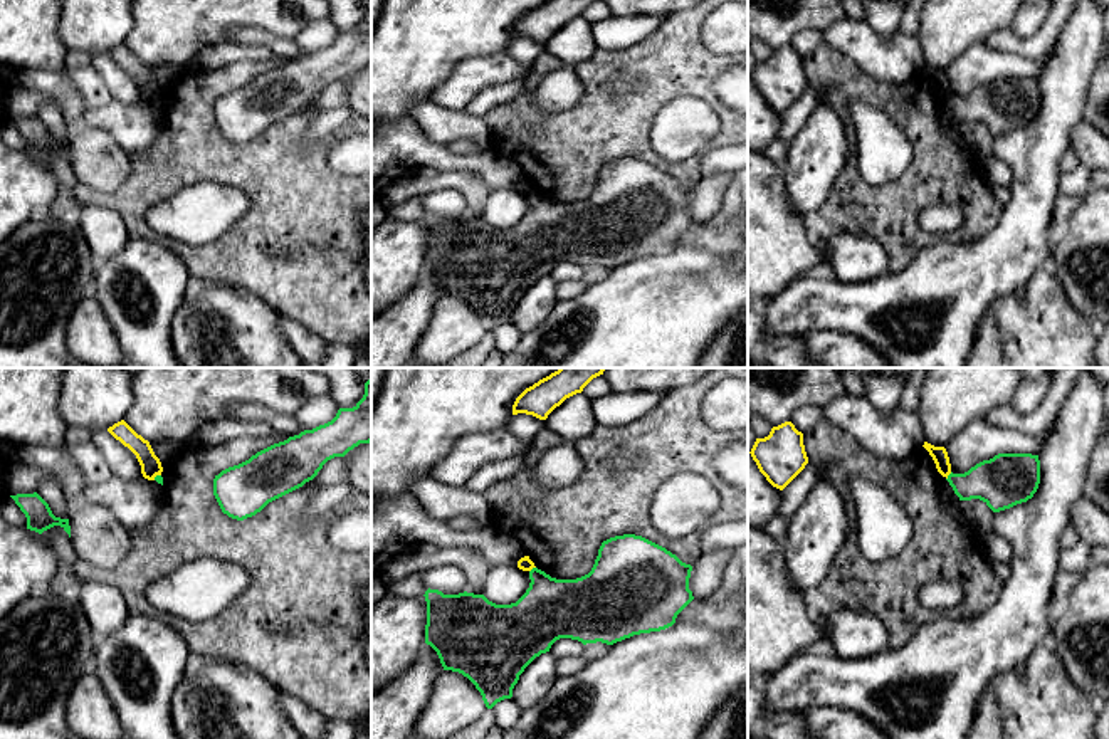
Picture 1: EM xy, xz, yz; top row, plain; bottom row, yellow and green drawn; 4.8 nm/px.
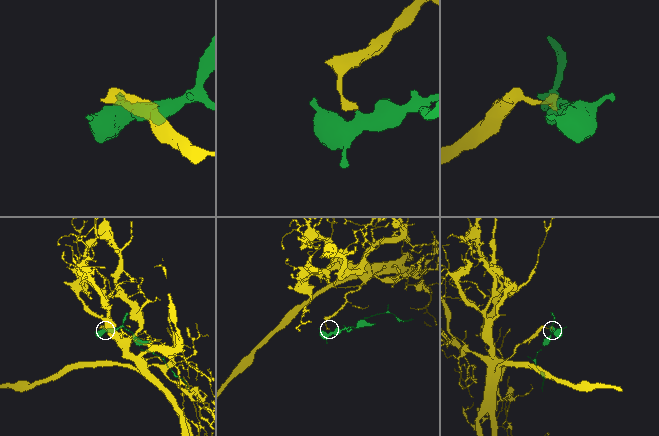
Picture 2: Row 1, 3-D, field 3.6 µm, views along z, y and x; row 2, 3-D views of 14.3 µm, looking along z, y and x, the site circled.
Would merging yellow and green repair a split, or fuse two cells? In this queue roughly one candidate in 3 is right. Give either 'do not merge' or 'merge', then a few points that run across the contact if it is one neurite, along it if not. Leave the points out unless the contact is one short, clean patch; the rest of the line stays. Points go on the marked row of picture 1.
do not merge | yz (951, 472), (946, 479)

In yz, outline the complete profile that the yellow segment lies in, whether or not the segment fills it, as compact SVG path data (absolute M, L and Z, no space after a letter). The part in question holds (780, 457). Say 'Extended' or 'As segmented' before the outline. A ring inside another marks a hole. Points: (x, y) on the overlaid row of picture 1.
As segmented. M791 422L773 427L765 438L756 438L749 453L766 480L780 490L808 464L803 433Z

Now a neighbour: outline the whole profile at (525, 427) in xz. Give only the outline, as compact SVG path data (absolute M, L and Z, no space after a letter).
M518 413L511 417L506 428L523 443L529 445L534 440L536 433L546 428L546 423L544 420L539 420L533 415Z

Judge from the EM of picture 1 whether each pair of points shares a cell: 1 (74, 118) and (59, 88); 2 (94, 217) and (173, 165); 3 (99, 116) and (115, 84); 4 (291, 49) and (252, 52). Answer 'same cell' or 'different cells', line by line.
1: same cell
2: different cells
3: different cells
4: different cells

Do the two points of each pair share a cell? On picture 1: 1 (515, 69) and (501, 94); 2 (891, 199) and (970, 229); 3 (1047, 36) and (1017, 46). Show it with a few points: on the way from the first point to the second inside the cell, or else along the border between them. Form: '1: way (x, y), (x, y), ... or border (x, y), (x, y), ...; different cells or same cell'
1: border (526, 74), (486, 86), (474, 98); different cells
2: way (914, 193), (951, 193), (963, 205); same cell
3: way (1040, 42), (1037, 46), (1024, 46); same cell

